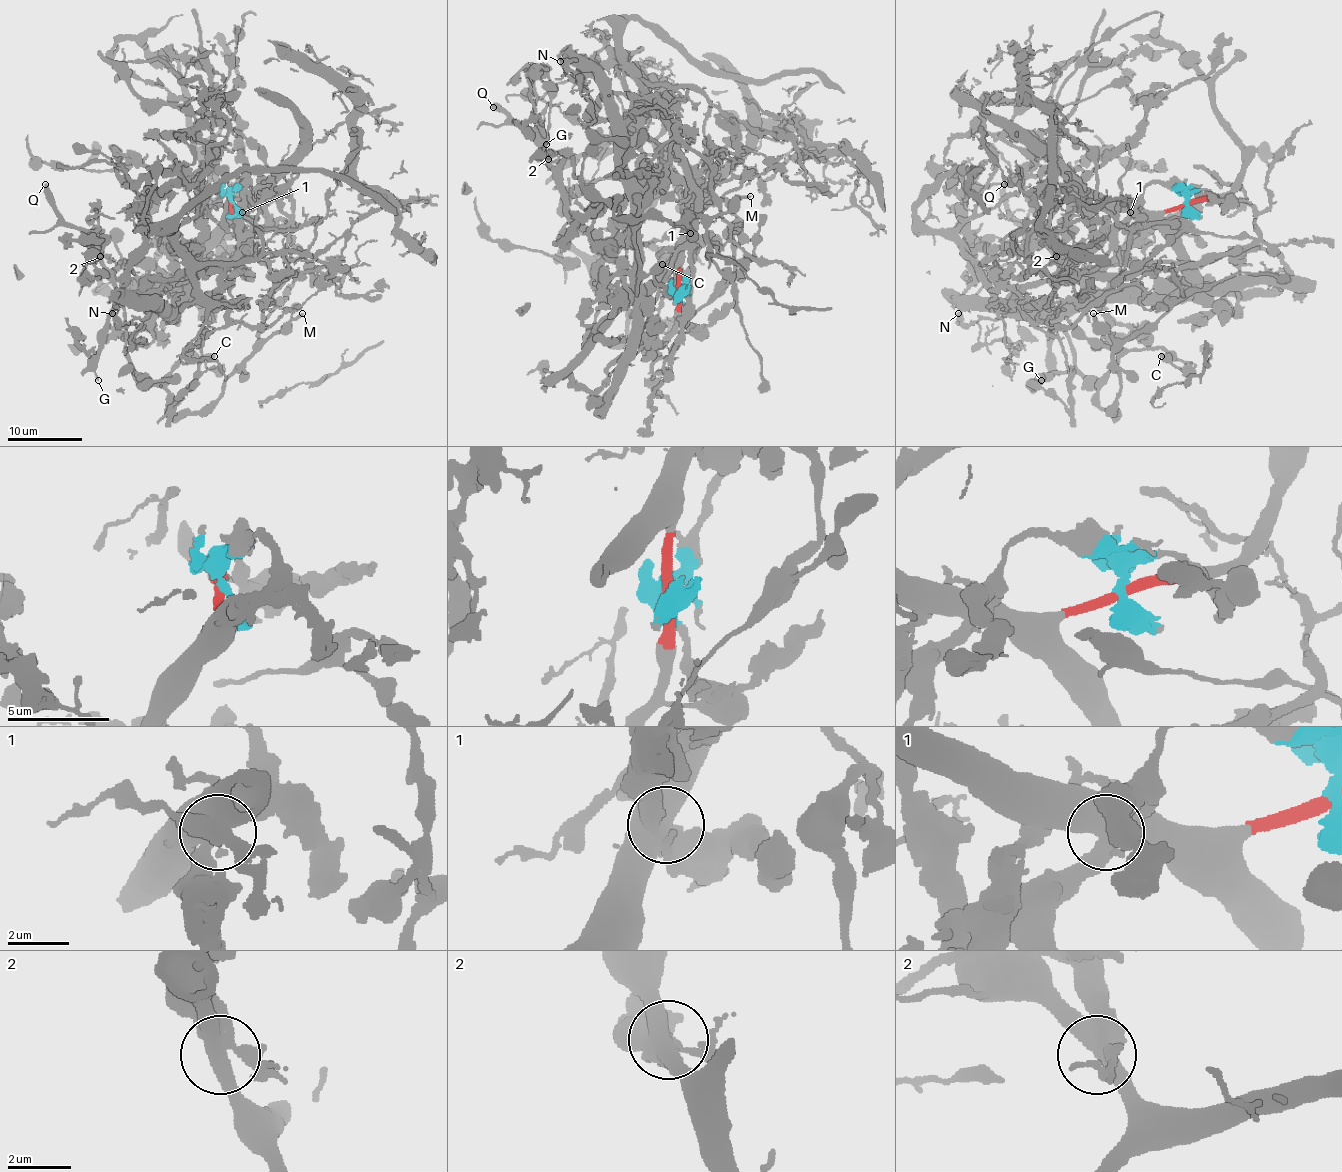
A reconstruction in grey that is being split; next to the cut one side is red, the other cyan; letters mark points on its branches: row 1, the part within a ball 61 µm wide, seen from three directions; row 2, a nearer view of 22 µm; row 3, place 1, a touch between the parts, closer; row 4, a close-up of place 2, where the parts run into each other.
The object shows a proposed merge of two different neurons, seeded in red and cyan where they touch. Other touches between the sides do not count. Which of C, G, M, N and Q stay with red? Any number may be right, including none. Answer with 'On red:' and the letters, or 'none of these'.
On red: C, G, M, Q

